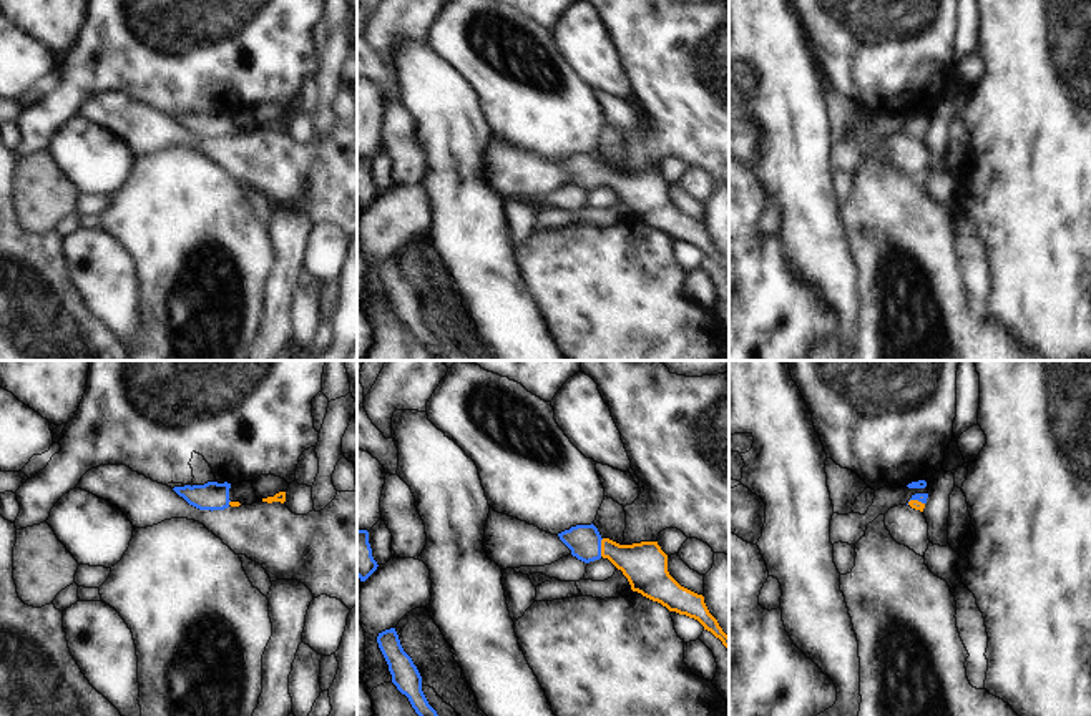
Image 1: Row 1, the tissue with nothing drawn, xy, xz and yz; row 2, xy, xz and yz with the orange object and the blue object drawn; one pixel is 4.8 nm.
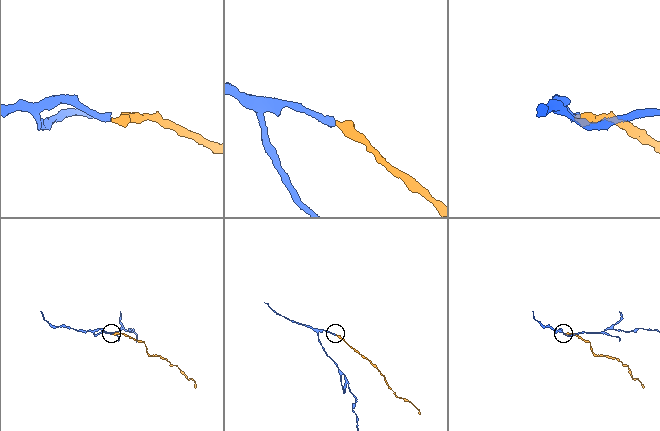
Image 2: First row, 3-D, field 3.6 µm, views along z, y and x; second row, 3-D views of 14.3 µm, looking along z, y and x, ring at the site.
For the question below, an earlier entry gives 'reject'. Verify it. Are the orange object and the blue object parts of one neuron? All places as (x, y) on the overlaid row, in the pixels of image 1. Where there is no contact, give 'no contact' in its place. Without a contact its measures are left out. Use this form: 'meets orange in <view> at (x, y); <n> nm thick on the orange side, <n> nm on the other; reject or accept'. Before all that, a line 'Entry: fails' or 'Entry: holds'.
Entry: fails
meets orange in xz at (601, 547); 220 nm thick on the orange side, 160 nm on the other; accept

